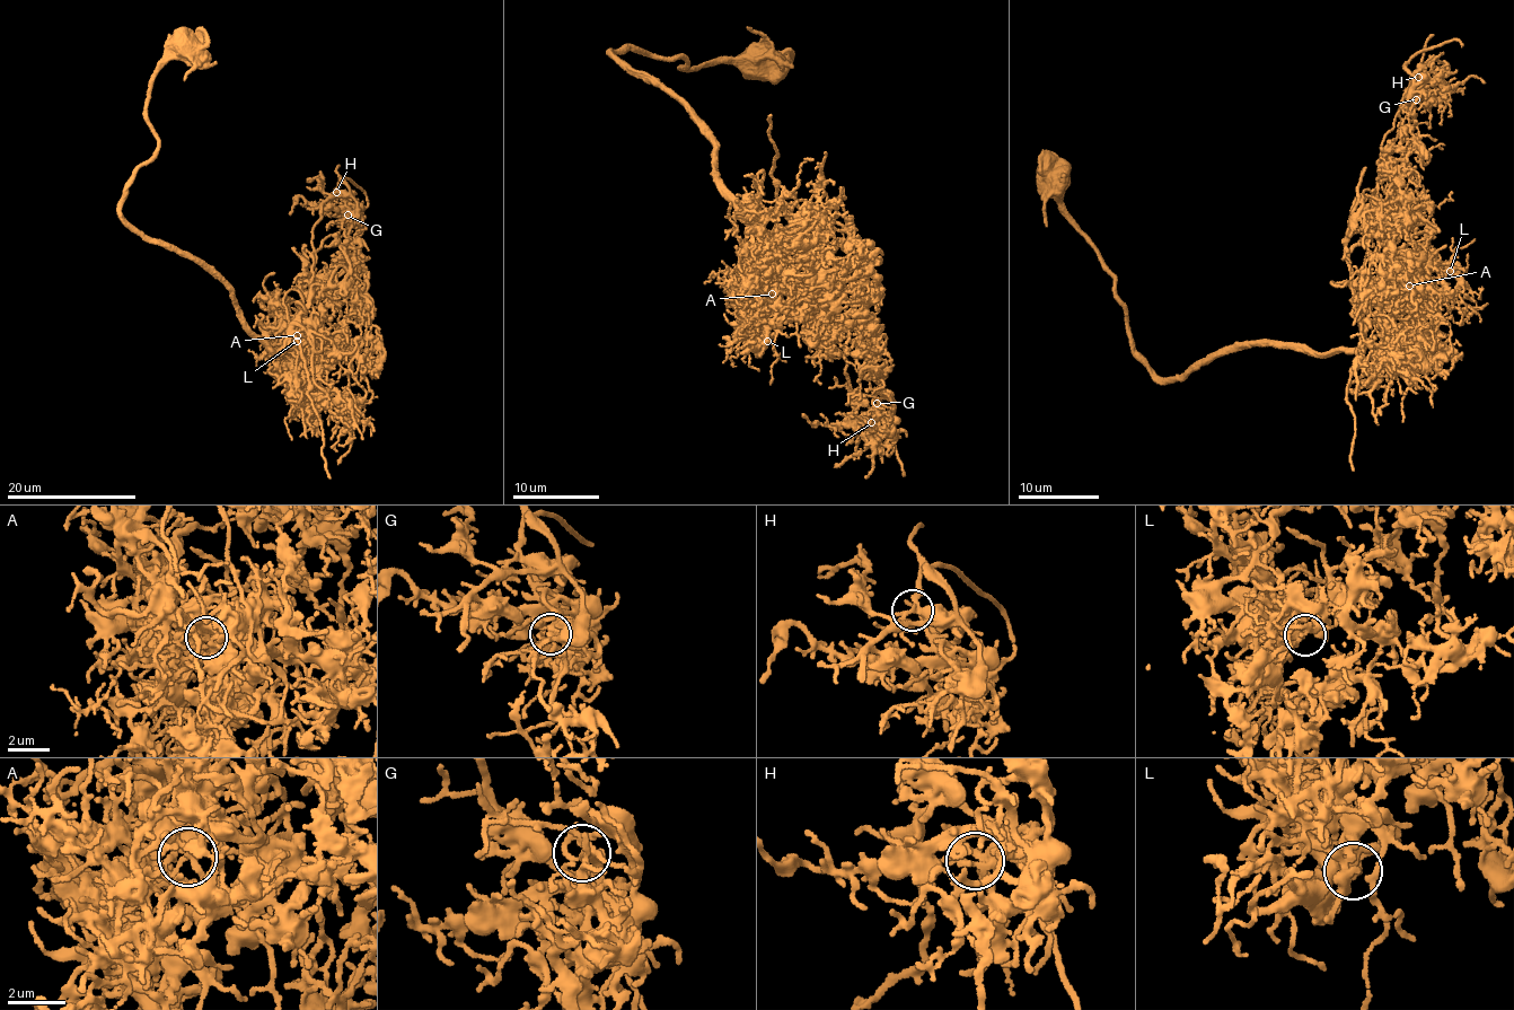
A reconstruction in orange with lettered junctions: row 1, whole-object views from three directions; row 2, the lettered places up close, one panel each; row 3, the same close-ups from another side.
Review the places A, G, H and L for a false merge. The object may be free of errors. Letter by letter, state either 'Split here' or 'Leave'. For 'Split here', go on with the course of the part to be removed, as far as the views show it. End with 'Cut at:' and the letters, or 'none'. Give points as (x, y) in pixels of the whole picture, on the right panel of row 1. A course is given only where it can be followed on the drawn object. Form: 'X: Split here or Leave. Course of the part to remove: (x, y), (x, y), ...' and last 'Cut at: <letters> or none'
A: Split here. Course of the part to remove: (1408, 284), (1437, 309), (1396, 317), (1400, 302), (1382, 295), (1366, 253), (1361, 339), (1346, 398), (1354, 471)
G: Leave
H: Leave
L: Leave
Cut at: A

